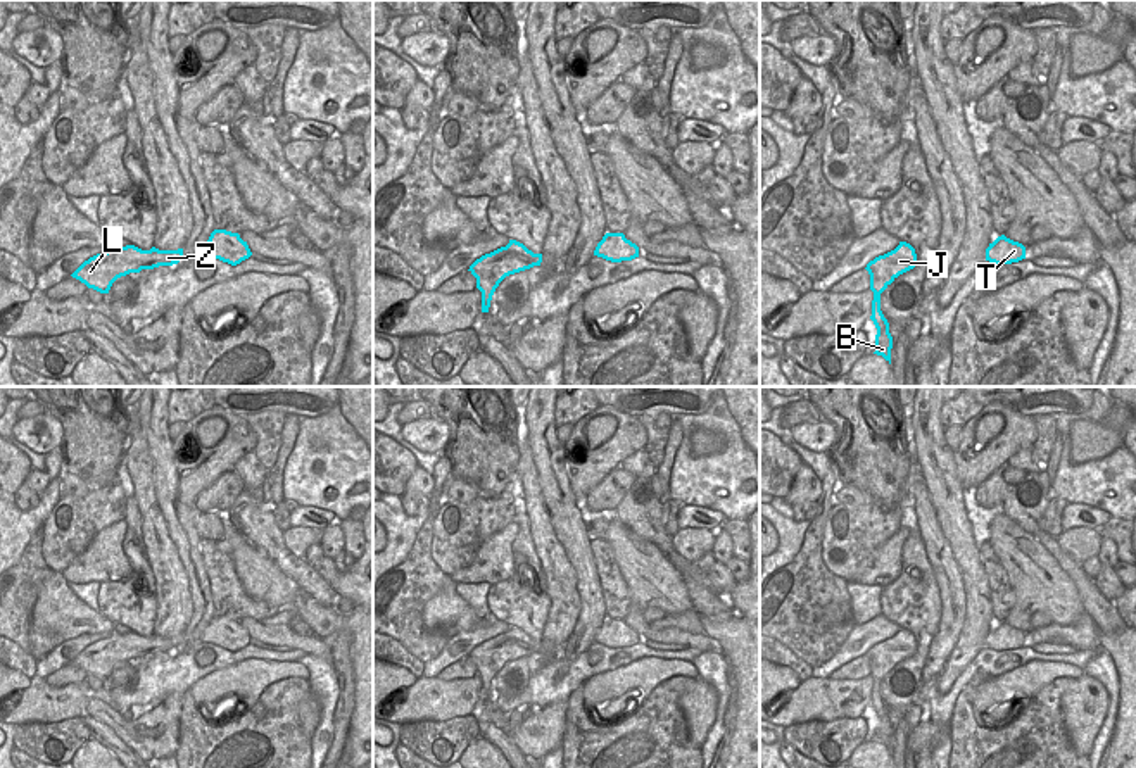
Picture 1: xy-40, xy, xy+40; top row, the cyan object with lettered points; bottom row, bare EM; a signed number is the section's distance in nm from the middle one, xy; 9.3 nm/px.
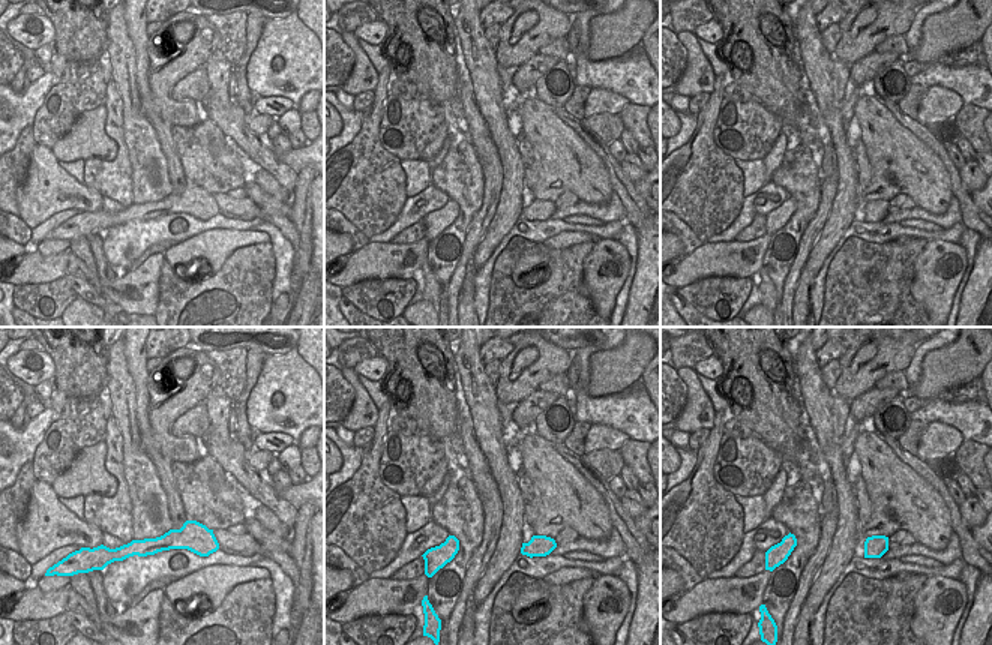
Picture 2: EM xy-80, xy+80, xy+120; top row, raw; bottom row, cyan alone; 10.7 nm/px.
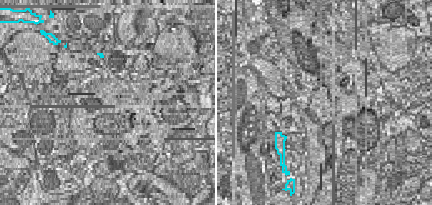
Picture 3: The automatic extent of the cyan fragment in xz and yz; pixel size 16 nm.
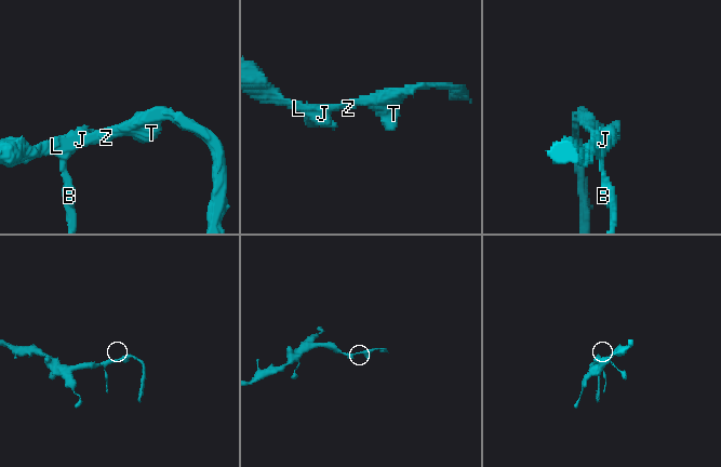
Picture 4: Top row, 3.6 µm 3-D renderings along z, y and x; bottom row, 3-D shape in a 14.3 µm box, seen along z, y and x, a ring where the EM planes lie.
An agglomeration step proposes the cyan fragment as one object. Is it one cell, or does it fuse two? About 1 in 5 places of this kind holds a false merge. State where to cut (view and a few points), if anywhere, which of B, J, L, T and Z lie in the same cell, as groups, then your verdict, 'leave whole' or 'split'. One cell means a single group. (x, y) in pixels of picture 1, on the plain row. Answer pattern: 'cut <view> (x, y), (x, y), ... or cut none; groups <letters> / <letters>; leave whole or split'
cut none; groups B J L T Z; leave whole

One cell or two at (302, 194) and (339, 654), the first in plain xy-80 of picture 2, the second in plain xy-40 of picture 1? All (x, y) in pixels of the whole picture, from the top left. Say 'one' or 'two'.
one

